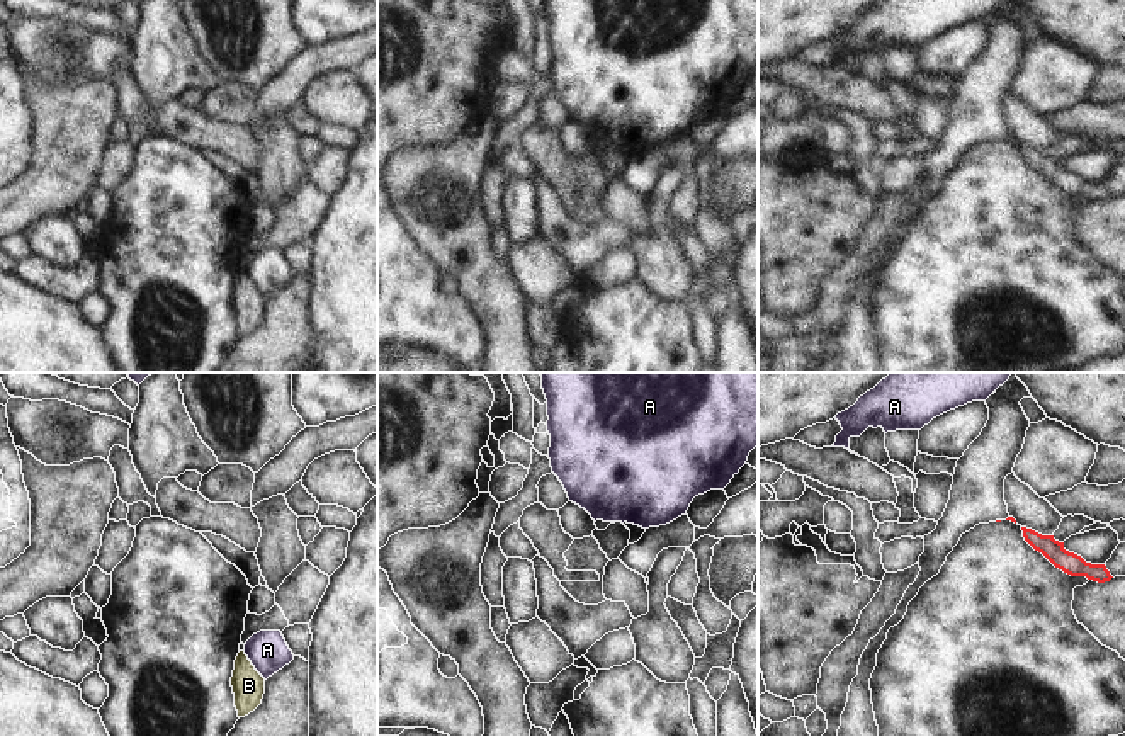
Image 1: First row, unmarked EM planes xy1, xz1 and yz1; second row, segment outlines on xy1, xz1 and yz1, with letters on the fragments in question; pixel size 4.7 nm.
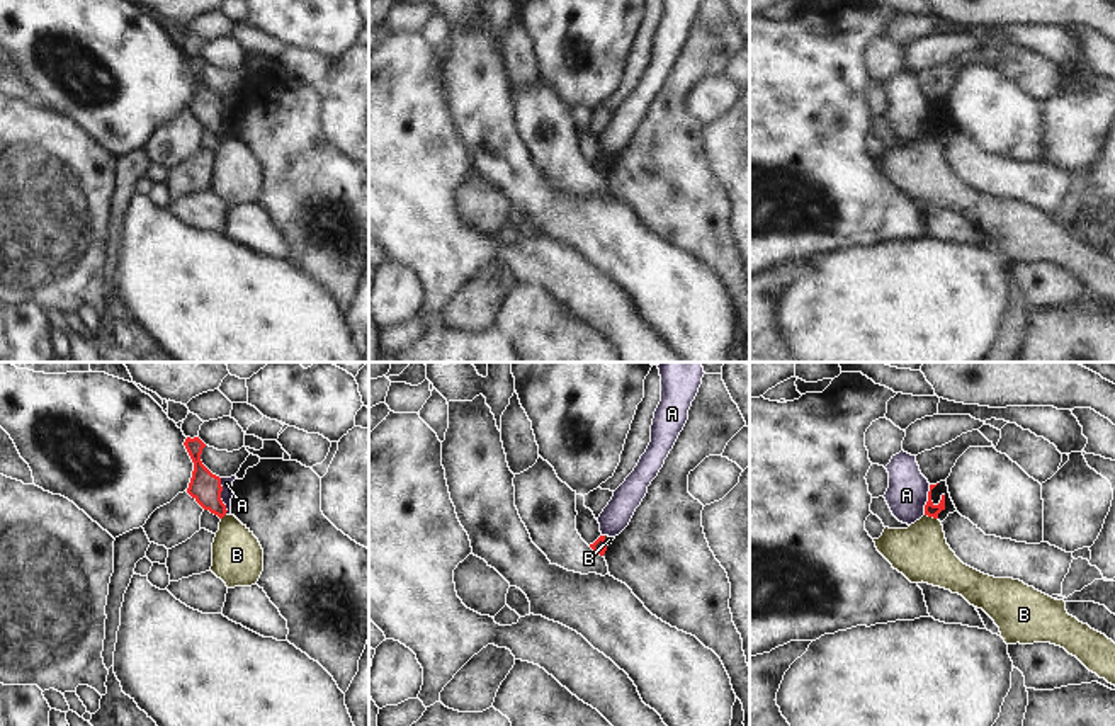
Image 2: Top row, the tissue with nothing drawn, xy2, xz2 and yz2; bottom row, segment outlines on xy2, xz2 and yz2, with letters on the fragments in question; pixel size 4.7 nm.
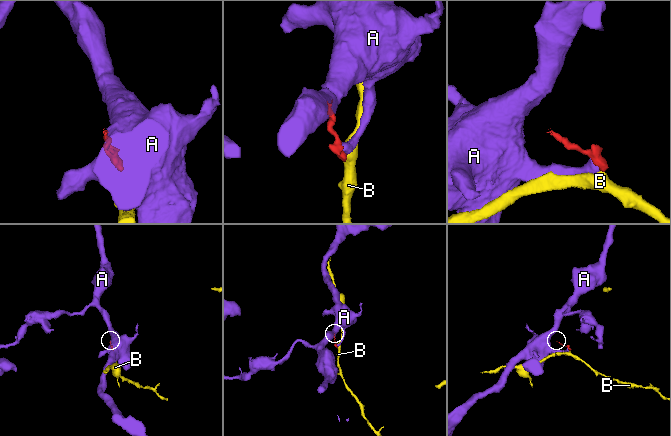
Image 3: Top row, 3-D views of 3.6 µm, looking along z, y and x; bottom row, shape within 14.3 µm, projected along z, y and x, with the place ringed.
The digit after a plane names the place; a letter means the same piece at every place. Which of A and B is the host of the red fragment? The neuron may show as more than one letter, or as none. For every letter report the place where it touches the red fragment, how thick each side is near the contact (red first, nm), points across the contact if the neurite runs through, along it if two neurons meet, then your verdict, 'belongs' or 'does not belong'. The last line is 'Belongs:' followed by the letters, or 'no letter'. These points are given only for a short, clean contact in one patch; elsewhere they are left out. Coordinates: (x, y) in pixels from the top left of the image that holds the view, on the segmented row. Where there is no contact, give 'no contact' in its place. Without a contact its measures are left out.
A: xy2 (220, 497) | 150/60 nm | along xy2 (220, 478), (221, 502), (226, 514) | does not belong
B: yz2 (932, 516) | 60/260 nm | along yz2 (925, 514), (937, 519) | does not belong
Belongs: no letter

